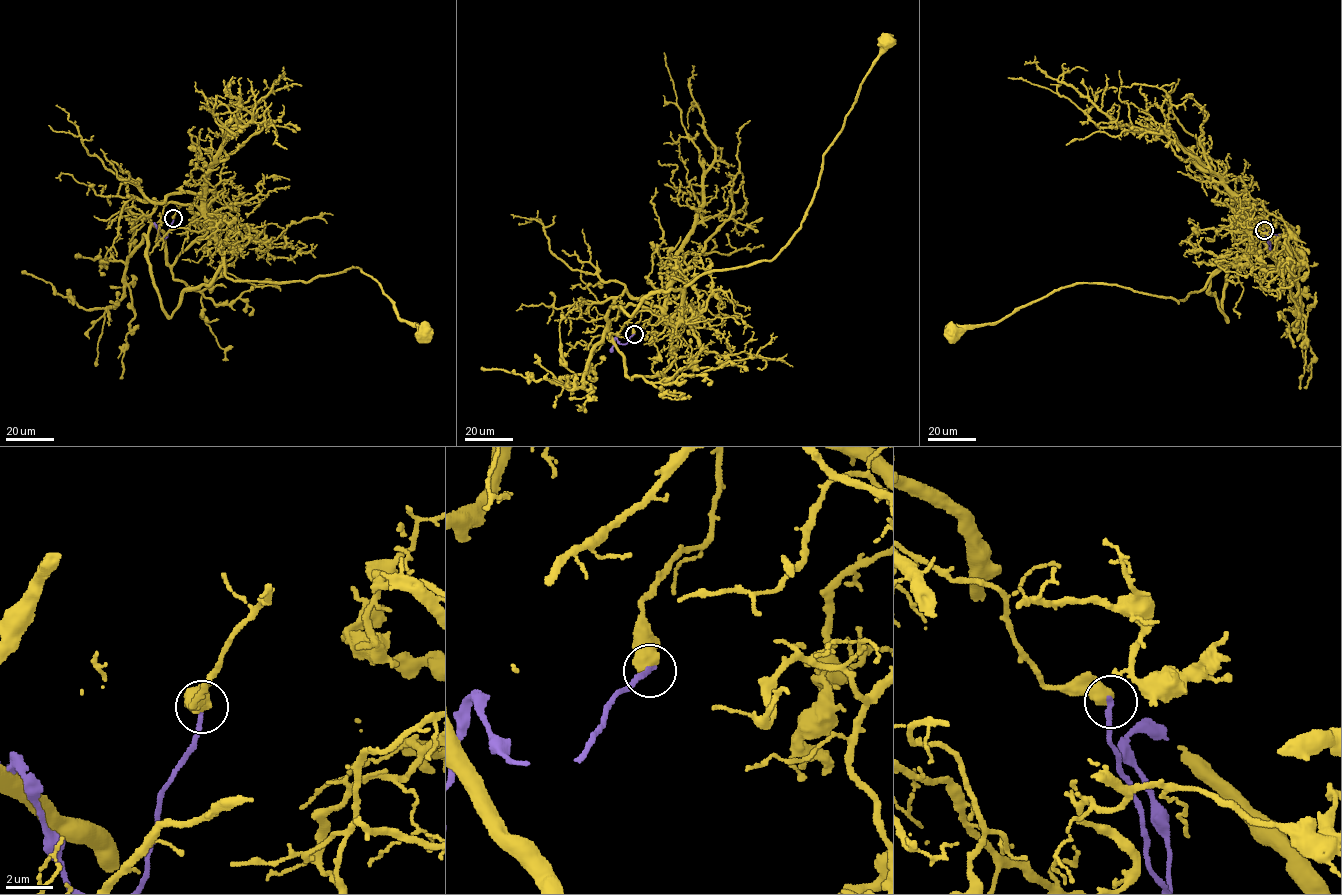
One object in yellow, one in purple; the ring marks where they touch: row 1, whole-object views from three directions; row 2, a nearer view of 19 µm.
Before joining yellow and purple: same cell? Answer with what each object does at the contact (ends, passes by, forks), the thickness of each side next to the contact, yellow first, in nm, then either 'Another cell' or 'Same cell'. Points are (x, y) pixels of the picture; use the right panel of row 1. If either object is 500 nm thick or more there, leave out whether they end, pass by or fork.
Thickness 650 nm (yellow) against 240 nm. Another cell

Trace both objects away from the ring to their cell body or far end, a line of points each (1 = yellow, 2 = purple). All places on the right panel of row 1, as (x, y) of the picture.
1: (1264, 229), (1241, 214), (1252, 249), (1179, 302), (1117, 285), (1075, 283), (995, 322), (955, 327), (954, 334)
2: (1264, 229), (1270, 249), (1266, 233), (1280, 235)

